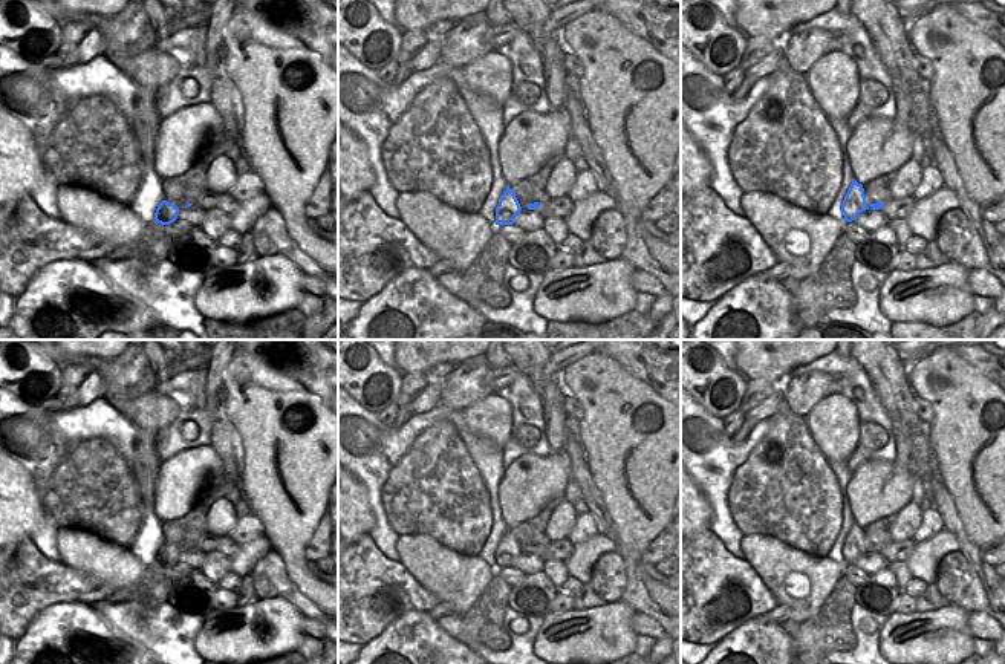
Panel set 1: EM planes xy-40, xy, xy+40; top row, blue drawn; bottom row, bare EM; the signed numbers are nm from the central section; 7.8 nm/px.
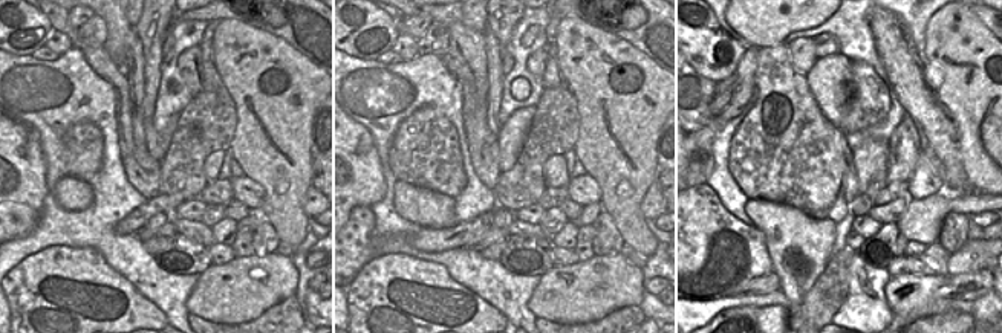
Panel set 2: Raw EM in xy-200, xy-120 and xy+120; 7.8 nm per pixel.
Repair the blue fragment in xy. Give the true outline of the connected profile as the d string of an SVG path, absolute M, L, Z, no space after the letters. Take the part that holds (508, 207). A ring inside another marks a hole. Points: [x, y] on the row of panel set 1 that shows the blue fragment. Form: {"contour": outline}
{"contour": "M509 185L506 187L506 190L503 191L503 194L499 199L499 205L496 208L496 225L512 225L514 219L517 214L520 214L522 207L516 197L516 194L512 193L512 190L509 188Z"}

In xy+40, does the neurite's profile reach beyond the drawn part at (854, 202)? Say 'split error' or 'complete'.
complete

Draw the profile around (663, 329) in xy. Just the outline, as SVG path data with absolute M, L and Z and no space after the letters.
M668 312L650 332L650 335L646 340L668 340L670 332L676 326L676 320L672 312Z

